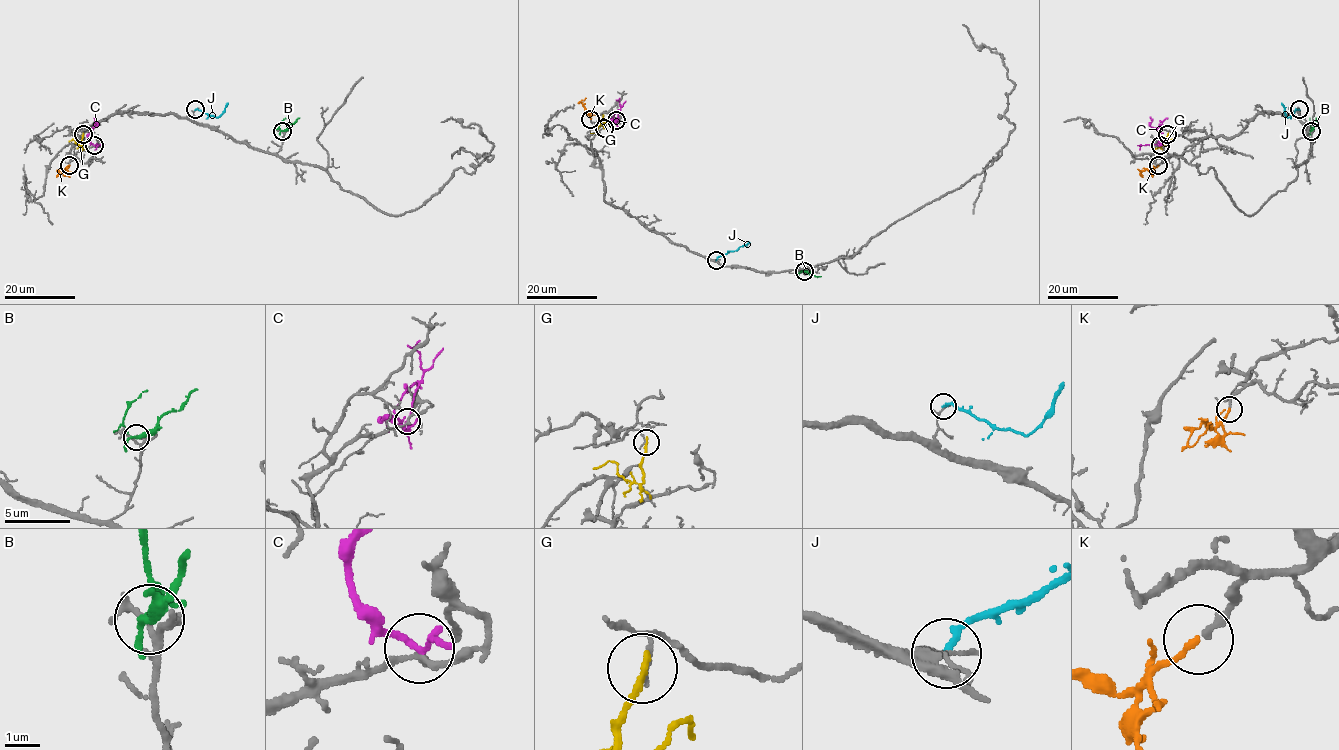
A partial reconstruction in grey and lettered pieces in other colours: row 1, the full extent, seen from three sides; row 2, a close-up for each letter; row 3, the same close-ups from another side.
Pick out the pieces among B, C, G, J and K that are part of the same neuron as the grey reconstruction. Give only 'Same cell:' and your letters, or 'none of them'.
Same cell: K

